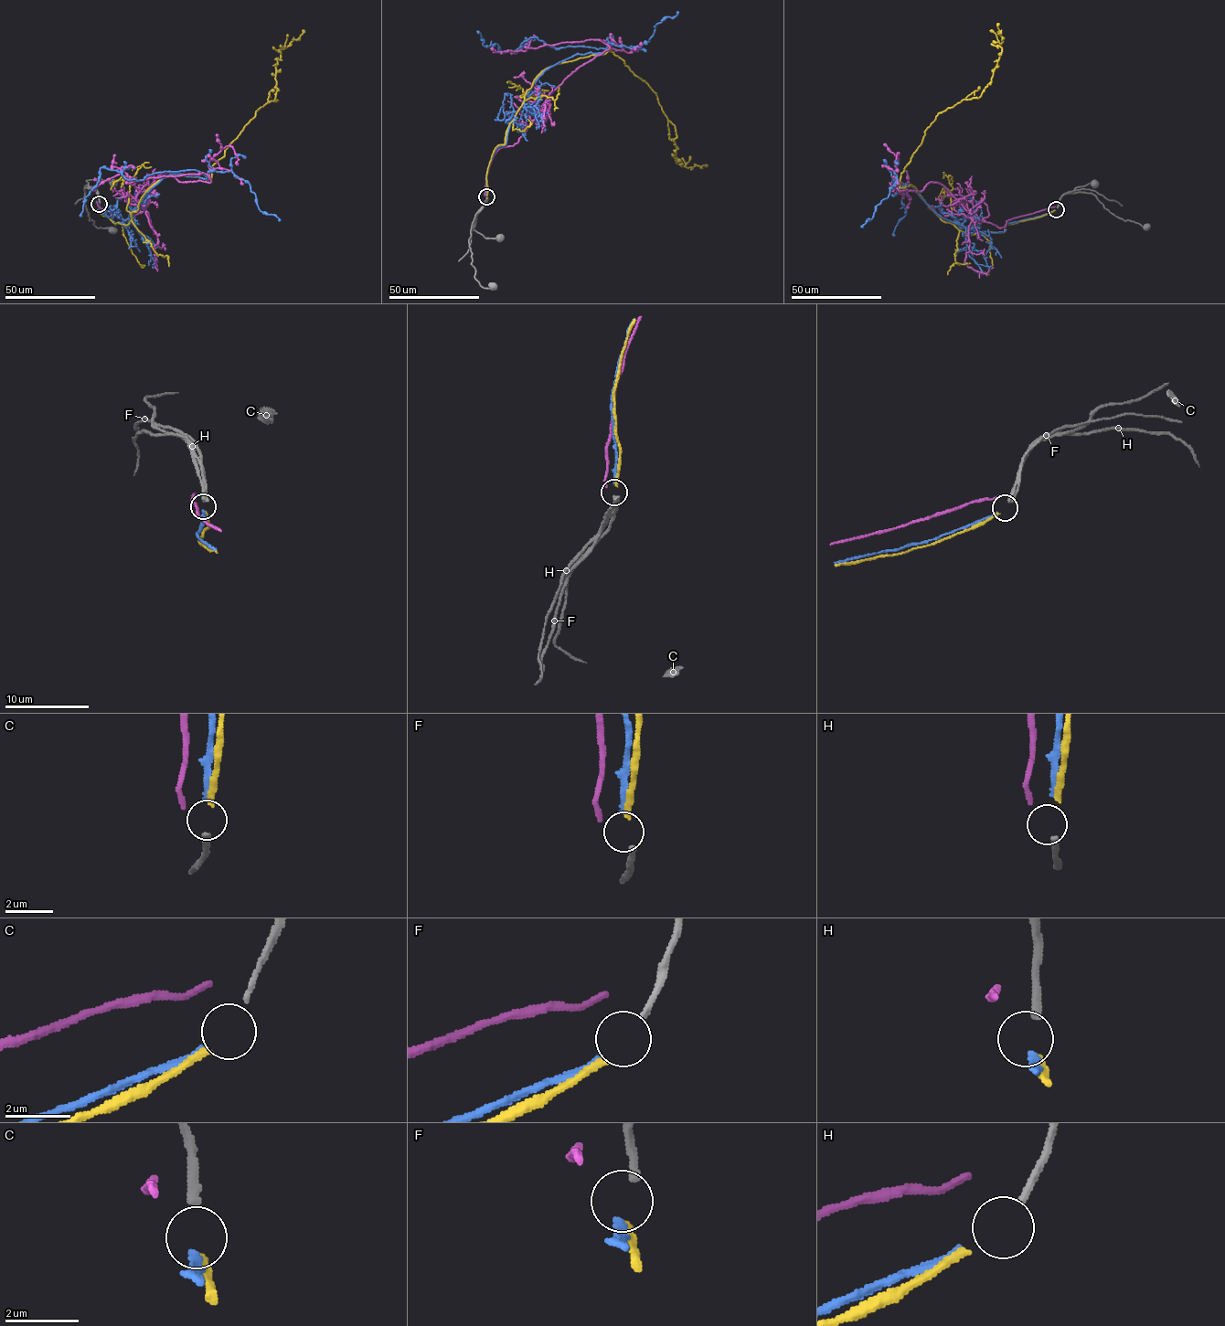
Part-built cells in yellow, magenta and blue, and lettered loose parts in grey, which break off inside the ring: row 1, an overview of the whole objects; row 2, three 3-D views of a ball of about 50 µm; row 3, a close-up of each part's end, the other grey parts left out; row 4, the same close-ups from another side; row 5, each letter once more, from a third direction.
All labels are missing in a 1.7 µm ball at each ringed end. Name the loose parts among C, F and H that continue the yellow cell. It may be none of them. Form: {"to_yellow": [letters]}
{"to_yellow": ["F"]}

